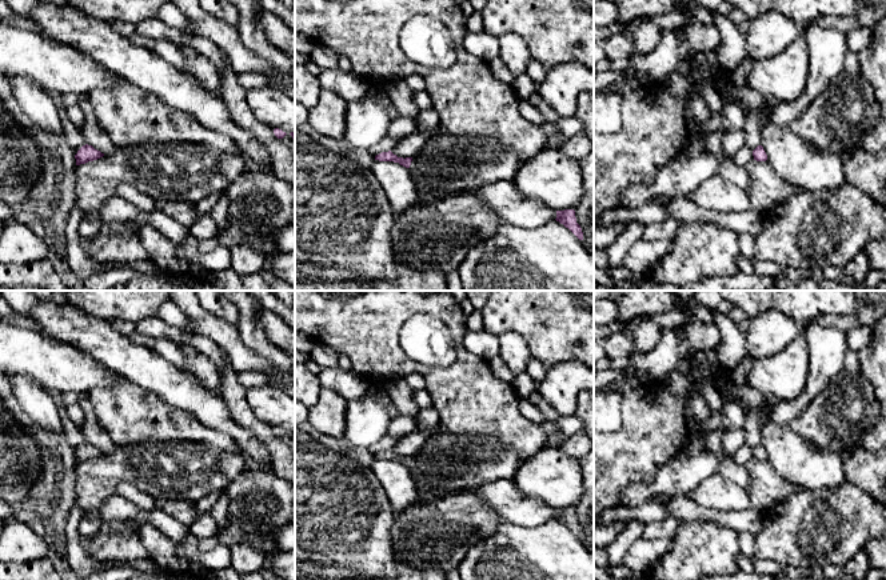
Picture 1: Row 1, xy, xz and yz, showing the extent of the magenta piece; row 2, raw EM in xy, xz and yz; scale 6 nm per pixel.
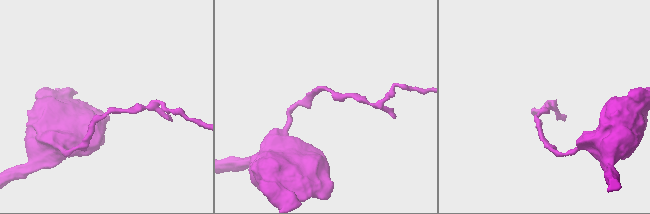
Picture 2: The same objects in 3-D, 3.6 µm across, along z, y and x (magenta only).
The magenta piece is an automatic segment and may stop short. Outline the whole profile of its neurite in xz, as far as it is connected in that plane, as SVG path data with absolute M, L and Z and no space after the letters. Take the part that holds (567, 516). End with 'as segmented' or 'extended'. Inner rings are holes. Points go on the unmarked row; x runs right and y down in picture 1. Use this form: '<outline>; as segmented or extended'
M574 508L556 509L555 519L568 527L579 539L583 539L583 531L580 524L576 521Z; as segmented

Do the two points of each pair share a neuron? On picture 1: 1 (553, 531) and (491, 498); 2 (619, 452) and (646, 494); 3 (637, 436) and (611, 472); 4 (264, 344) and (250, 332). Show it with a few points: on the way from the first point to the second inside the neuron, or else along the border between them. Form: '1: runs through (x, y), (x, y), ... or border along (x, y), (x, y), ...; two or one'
1: border along (554, 518), (533, 527), (509, 523); two
2: border along (665, 464), (650, 482), (631, 483), (619, 504); two
3: runs through (635, 446), (618, 463); one
4: runs through (260, 343), (254, 336); one

